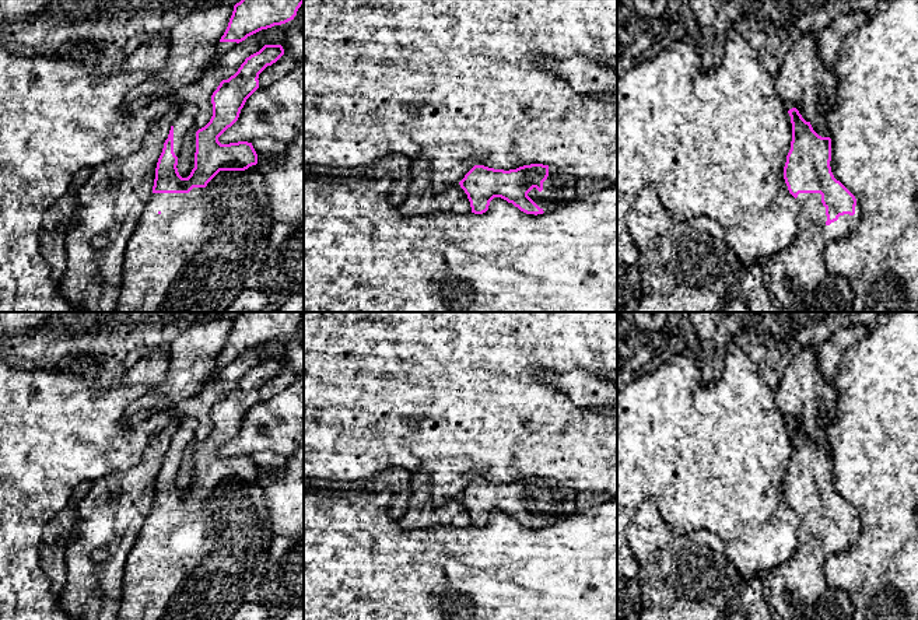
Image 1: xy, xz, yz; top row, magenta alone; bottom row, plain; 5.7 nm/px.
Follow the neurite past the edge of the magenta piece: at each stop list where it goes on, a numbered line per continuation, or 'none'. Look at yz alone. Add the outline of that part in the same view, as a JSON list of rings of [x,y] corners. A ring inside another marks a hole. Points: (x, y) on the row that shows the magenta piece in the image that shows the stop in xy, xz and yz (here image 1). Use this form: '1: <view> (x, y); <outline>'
1: yz (796, 279); [[[799,193],[796,200],[799,216],[795,241],[786,249],[757,263],[767,295],[782,312],[854,312],[854,290],[847,279],[828,273],[824,253],[833,241],[855,230],[859,221],[859,206],[855,206],[854,216],[840,216],[837,221],[827,225],[820,193]]]

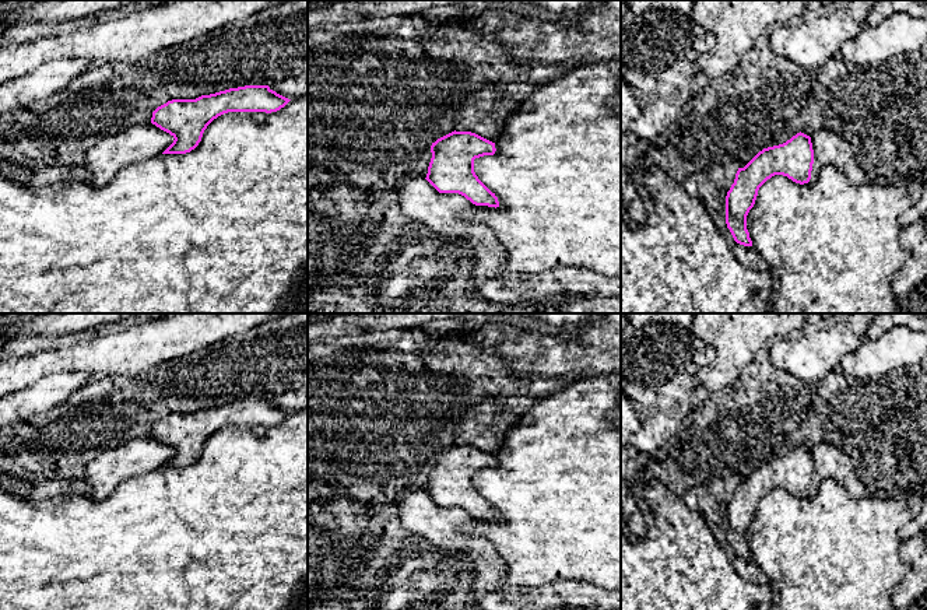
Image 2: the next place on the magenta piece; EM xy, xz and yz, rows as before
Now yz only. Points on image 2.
none

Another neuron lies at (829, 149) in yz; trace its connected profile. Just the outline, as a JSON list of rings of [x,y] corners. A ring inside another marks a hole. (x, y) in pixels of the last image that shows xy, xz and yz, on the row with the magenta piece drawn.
[[[819,129],[811,136],[811,143],[814,164],[810,182],[815,180],[826,165],[836,166],[854,186],[870,182],[870,178],[857,161],[853,147],[838,132]]]

